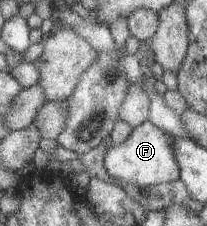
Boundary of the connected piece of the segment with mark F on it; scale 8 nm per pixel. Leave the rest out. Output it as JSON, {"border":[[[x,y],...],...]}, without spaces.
{"border":[[[145,120],[130,131],[127,140],[106,150],[102,164],[108,177],[125,184],[154,186],[169,183],[179,179],[172,145],[169,135]]]}

